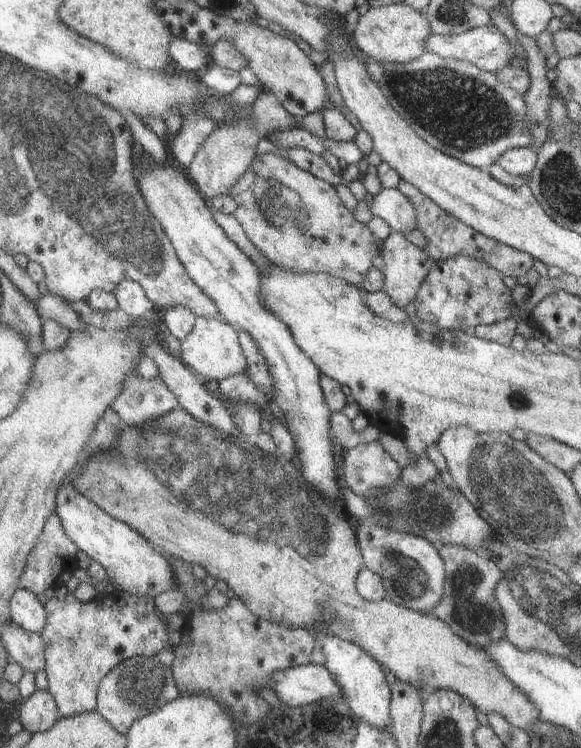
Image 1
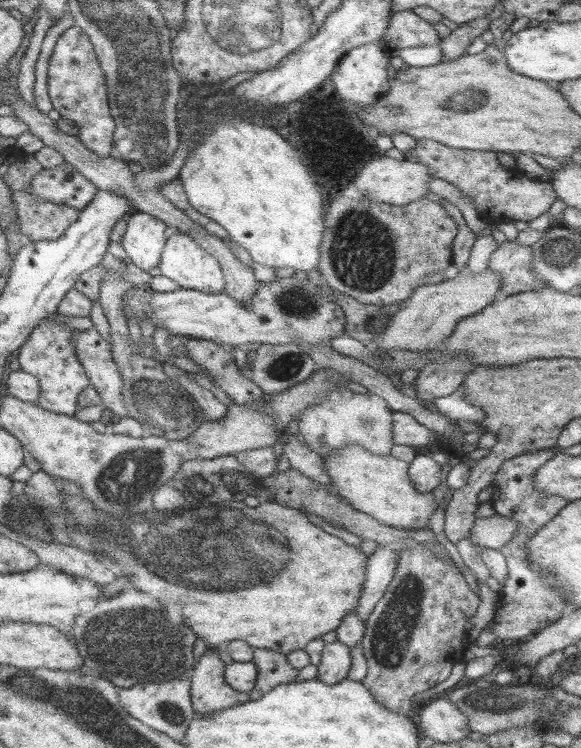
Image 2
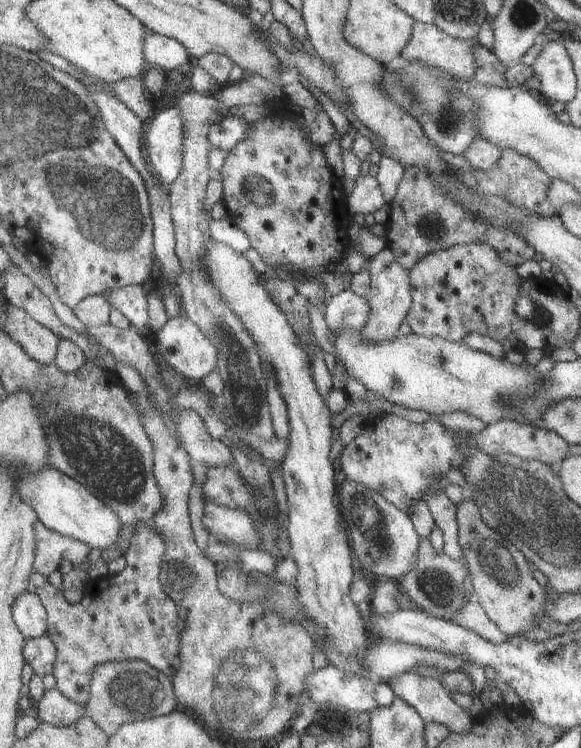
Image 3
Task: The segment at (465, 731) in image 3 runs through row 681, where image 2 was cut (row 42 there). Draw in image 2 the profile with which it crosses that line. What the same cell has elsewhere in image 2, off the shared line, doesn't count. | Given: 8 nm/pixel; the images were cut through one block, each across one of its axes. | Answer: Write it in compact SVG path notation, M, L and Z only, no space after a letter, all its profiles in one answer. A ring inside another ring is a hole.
M413 10L398 11L390 15L384 38L394 49L438 45L440 36L434 27L416 15Z

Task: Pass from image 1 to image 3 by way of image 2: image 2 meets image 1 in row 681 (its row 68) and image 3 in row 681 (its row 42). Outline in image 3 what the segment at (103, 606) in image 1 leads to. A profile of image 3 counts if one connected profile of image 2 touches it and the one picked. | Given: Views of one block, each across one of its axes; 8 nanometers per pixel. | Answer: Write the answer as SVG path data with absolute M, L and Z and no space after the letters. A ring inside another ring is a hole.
M146 521L137 522L135 528L138 530L133 534L134 540L124 554L126 559L124 570L87 581L82 601L73 605L65 600L63 591L56 589L50 583L37 588L36 594L46 609L45 634L52 639L56 647L56 660L51 672L56 680L55 688L82 708L89 699L91 689L89 678L98 665L138 659L147 662L152 668L163 672L171 679L181 663L179 636L185 620L178 617L179 607L162 590L160 584L160 565L165 551L163 540Z

